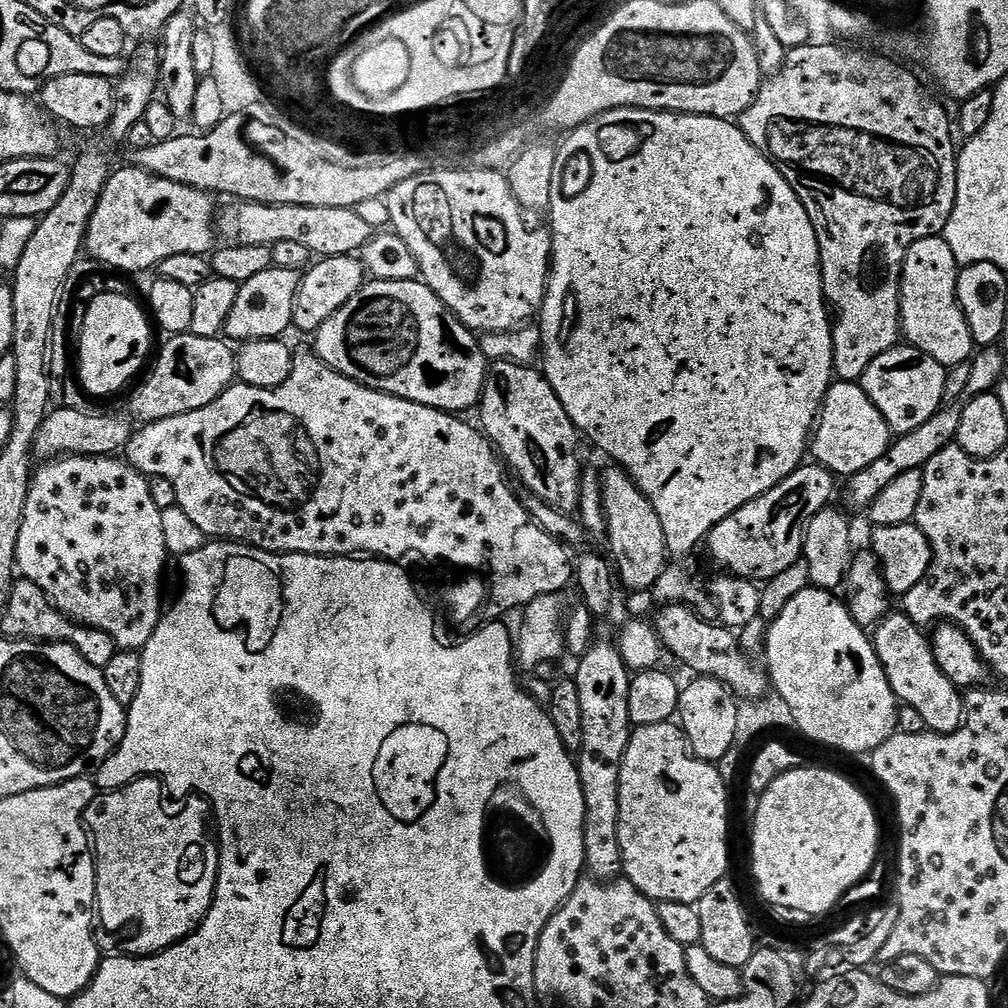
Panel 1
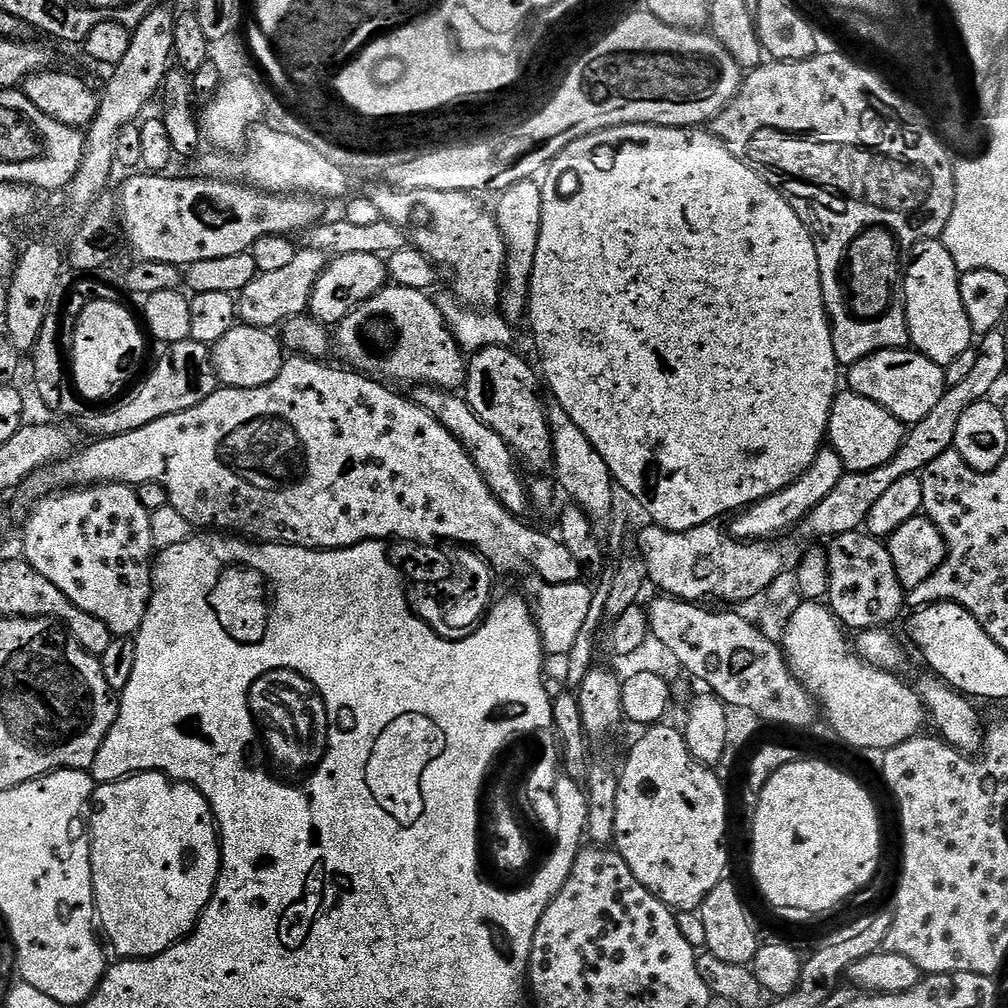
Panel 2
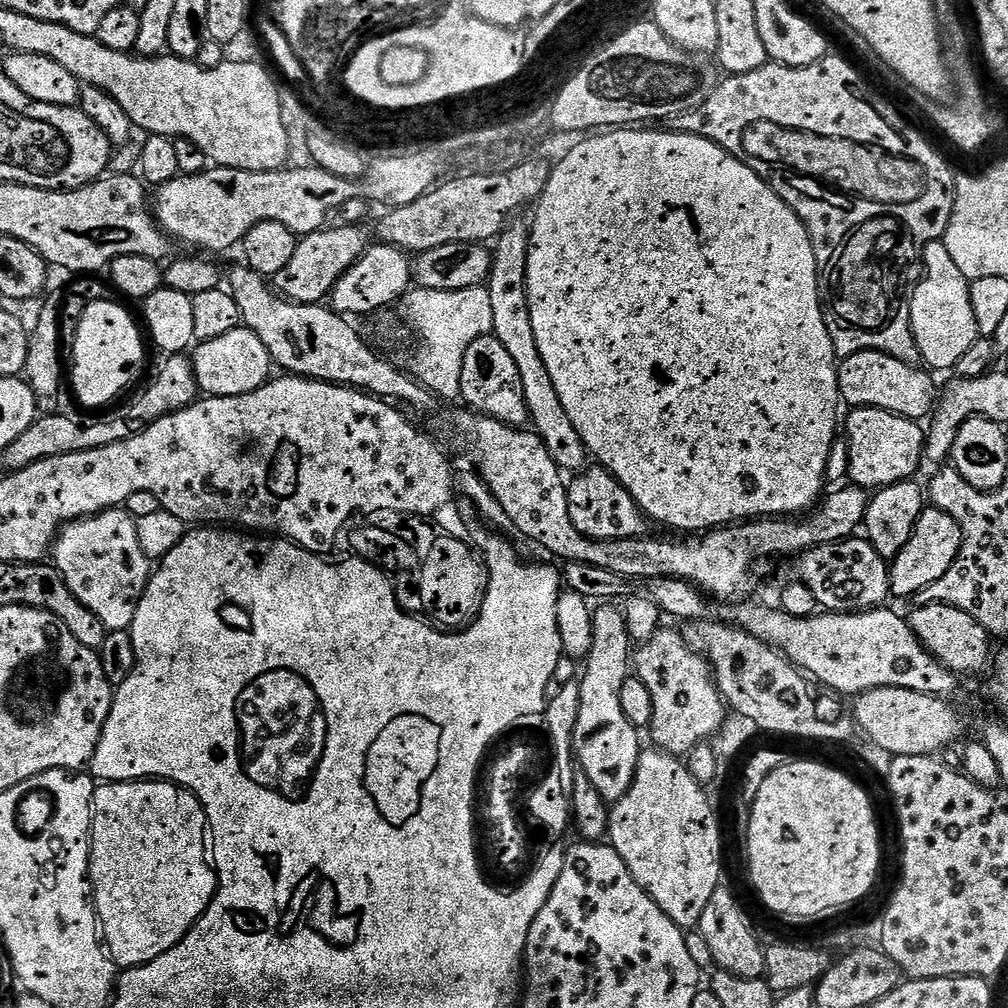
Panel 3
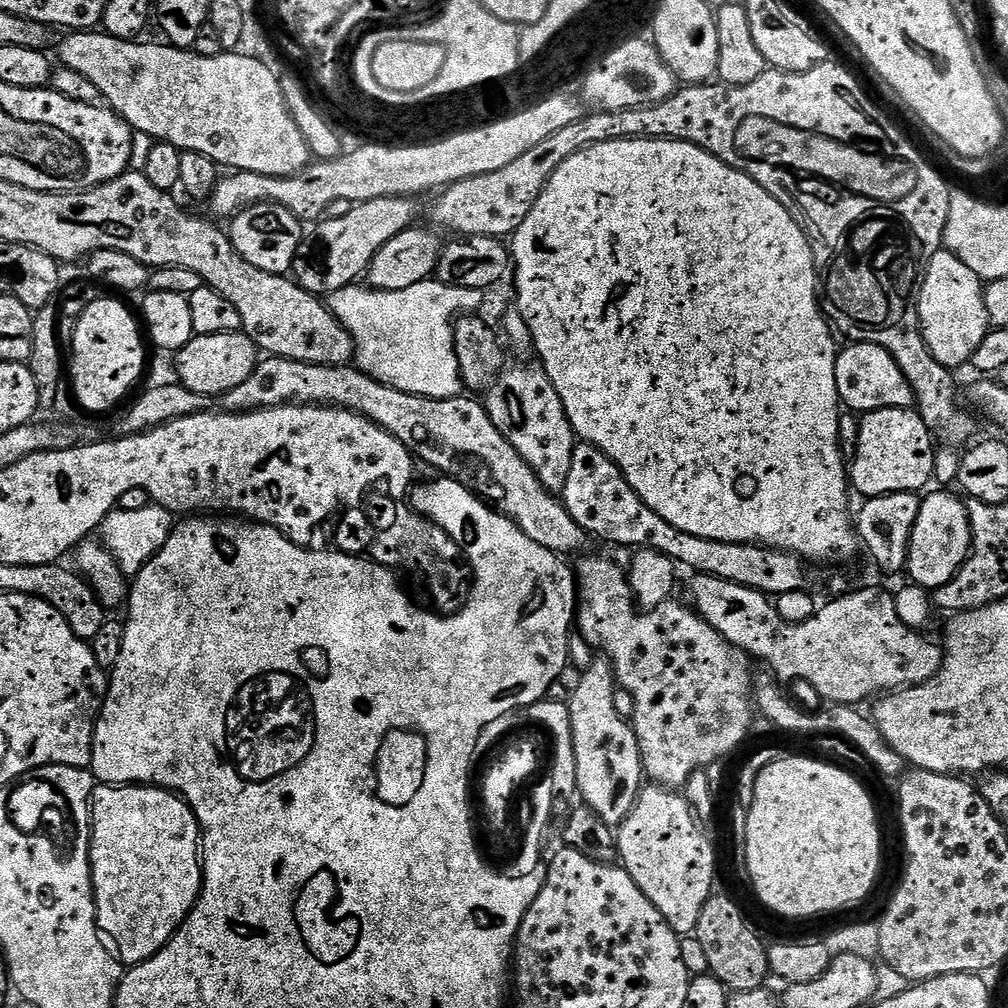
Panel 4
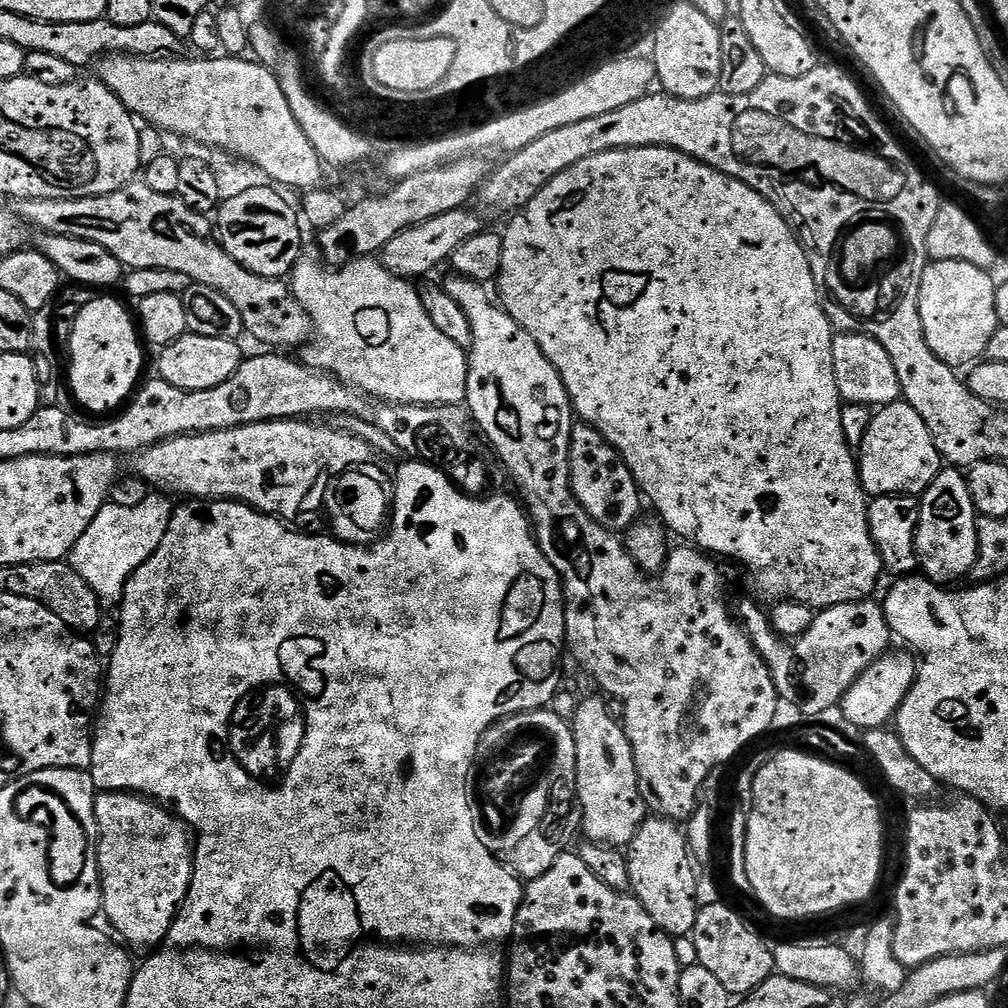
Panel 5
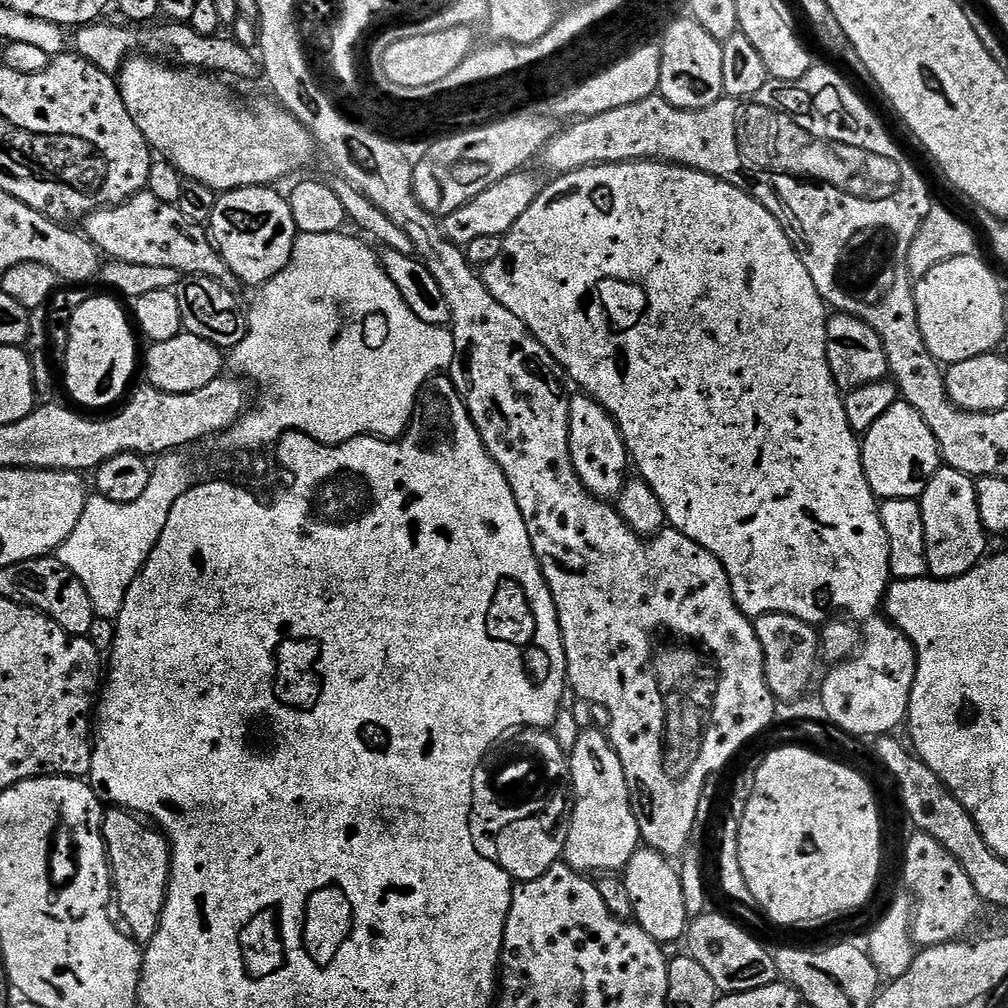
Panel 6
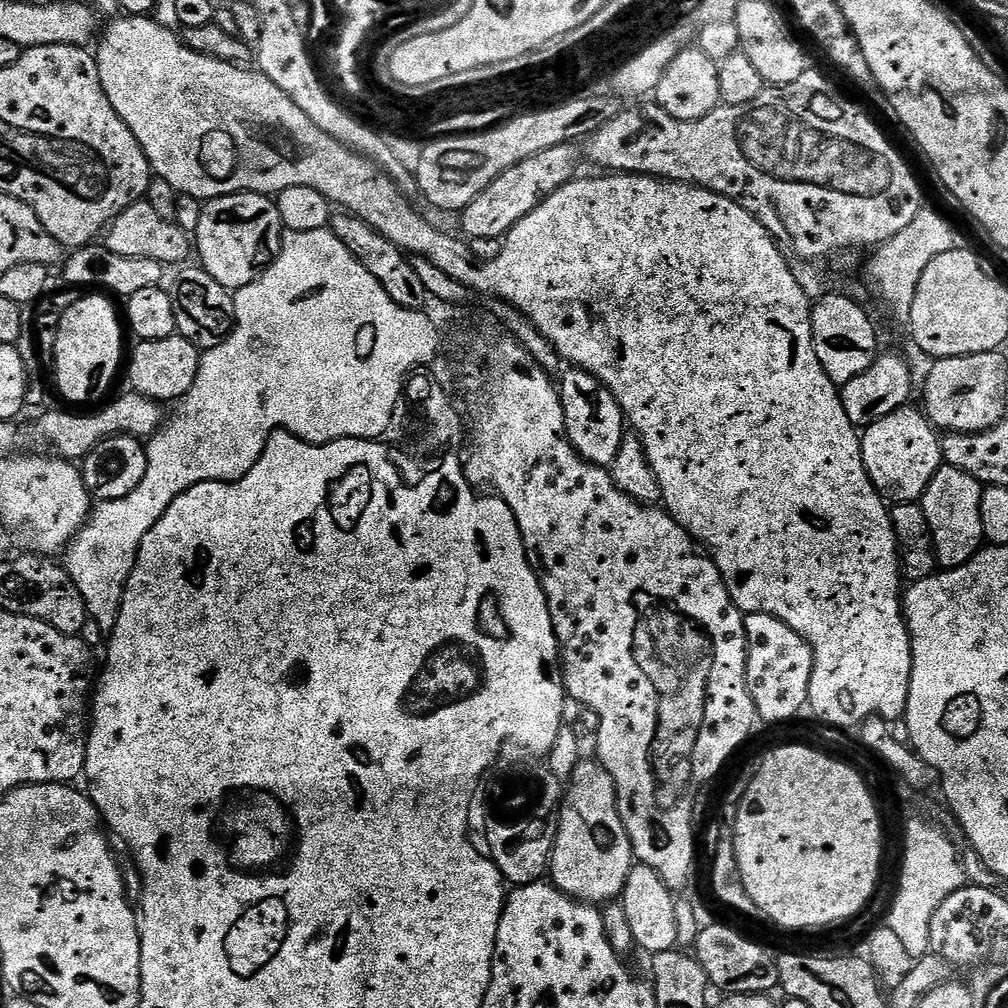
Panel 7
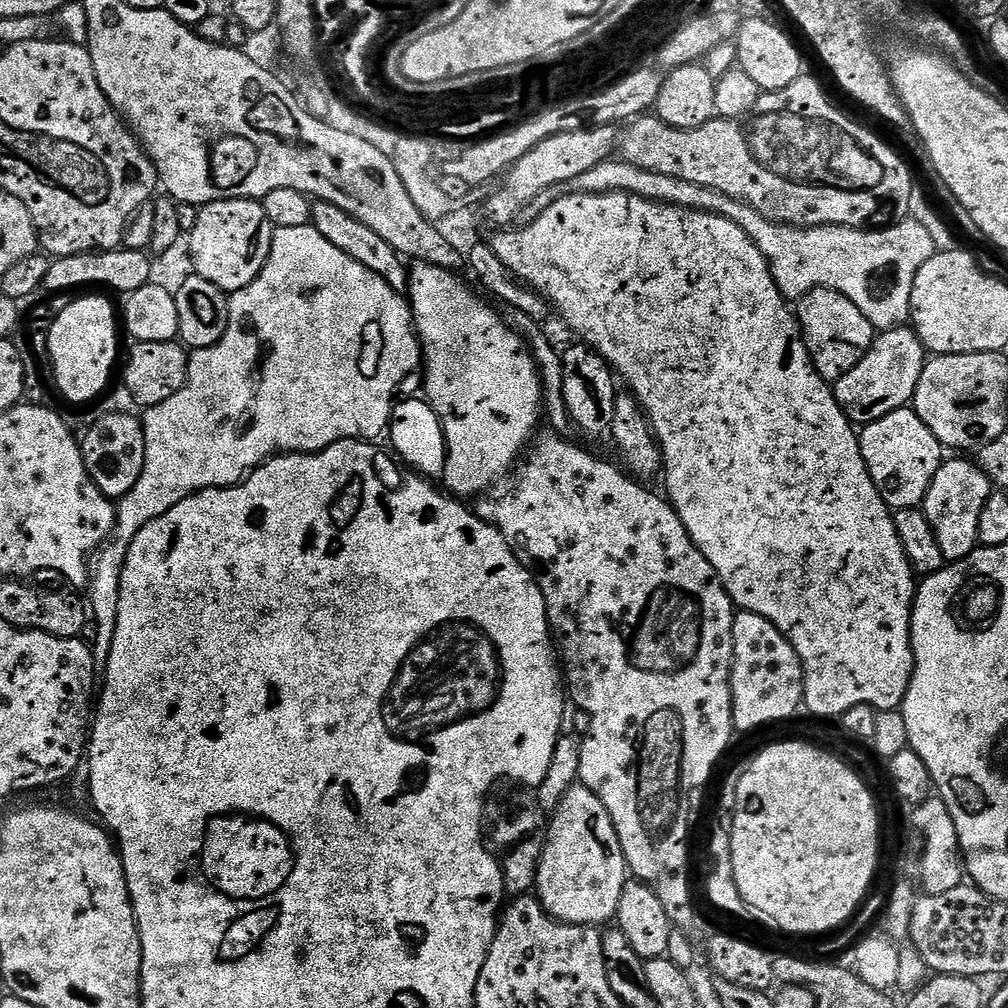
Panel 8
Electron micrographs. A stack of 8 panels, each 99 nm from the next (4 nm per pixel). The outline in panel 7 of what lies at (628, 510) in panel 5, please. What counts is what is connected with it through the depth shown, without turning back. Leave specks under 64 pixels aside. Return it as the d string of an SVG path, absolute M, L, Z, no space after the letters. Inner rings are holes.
M573 367L567 371L564 377L559 377L558 387L568 440L586 462L599 468L611 469L612 463L618 458L618 446L622 446L626 431L624 412L618 406L614 394L610 394L608 387L594 378L594 374Z

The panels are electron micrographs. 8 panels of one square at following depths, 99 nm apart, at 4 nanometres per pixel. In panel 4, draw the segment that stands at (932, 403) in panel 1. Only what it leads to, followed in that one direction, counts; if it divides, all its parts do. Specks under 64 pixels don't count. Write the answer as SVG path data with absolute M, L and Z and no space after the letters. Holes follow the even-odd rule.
M852 342L847 346L849 348L841 347L837 351L836 365L834 366L834 378L838 386L840 402L845 409L856 414L863 414L886 410L887 408L912 408L915 405L916 395L906 378L906 374L902 374L898 362L894 362L894 358L885 348L877 344L862 344L859 342Z

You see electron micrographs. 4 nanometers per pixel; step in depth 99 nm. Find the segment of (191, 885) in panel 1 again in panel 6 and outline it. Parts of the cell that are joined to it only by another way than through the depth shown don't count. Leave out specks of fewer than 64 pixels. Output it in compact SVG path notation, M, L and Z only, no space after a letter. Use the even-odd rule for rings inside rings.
M115 806L109 807L105 811L102 831L104 846L108 849L108 867L112 869L114 904L118 909L119 919L122 924L122 919L124 919L123 927L133 940L137 942L150 941L158 930L158 922L162 918L162 910L168 897L168 883L172 877L172 845L169 844L167 836L147 819Z

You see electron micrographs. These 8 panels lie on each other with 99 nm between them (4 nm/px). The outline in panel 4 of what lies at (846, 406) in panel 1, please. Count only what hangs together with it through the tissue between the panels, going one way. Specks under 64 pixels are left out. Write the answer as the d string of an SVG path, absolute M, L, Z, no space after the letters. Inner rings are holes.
M887 408L877 412L863 413L858 434L857 452L850 460L850 484L853 489L861 492L861 497L885 496L899 492L919 493L920 488L927 489L932 484L935 470L935 456L938 448L934 443L932 432L920 413L912 408Z

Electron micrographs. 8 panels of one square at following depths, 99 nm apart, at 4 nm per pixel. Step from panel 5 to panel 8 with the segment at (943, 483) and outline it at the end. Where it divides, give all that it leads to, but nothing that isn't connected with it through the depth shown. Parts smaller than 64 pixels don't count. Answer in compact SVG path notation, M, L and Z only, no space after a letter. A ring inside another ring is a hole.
M951 458L941 463L938 474L930 482L922 510L938 538L938 546L942 546L945 561L964 560L978 547L978 514L982 514L982 506L986 506L993 492L994 485L979 463Z

